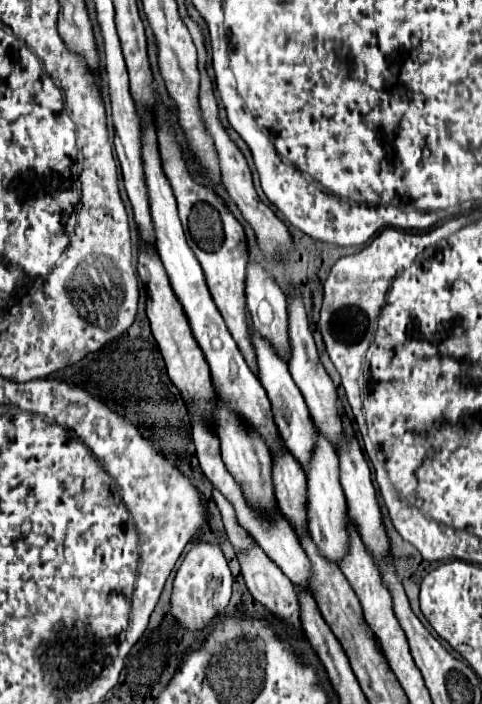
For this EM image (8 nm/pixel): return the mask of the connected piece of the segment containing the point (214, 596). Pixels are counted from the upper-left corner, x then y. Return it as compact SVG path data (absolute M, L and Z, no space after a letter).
M203 541L195 543L193 549L183 559L173 581L173 591L171 591L173 619L177 621L177 625L181 625L187 631L203 631L215 621L215 617L219 617L225 611L231 597L231 585L233 585L233 577L221 553L221 547Z

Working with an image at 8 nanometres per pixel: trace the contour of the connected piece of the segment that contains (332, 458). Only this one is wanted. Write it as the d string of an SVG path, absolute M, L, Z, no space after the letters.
M317 431L317 449L311 457L307 471L307 509L309 509L309 531L319 549L319 553L339 565L349 553L349 527L347 527L347 499L339 483L339 459L335 449Z

